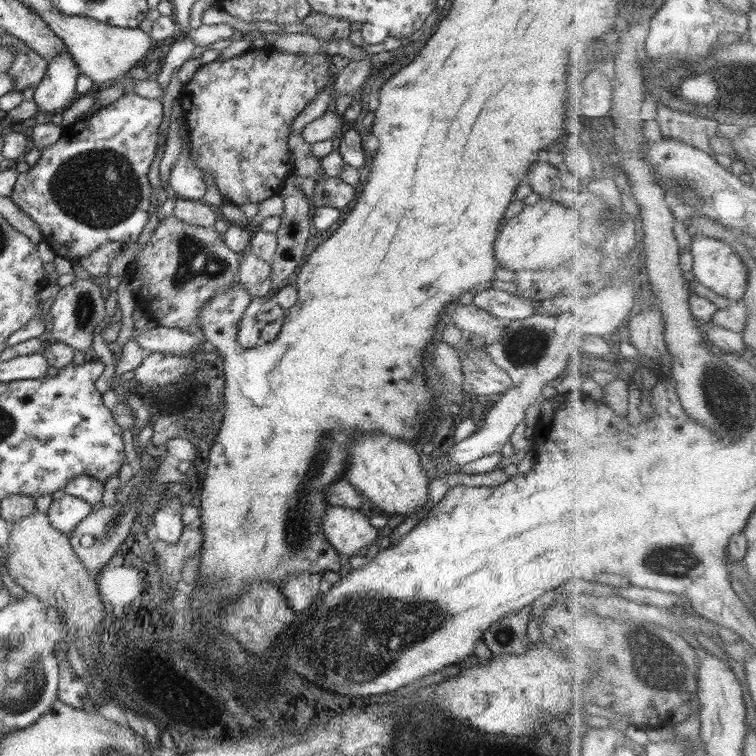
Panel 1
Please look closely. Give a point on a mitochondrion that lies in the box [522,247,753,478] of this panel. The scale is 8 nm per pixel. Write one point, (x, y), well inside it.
(723, 399)

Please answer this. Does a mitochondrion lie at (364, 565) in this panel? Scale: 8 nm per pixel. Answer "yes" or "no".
no

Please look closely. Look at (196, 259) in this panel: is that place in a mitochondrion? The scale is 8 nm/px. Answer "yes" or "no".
yes

